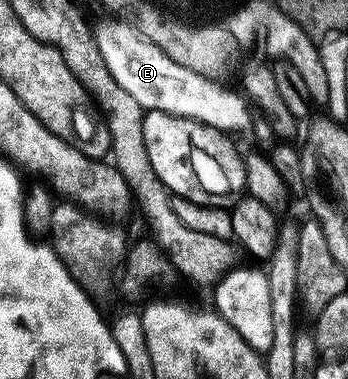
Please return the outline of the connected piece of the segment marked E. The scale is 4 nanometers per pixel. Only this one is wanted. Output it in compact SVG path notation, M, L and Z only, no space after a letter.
M103 17L98 24L94 24L92 33L114 80L128 90L145 111L168 112L228 133L237 133L241 125L245 125L245 119L253 119L248 100L241 93L240 96L227 91L216 80L201 77L199 73L178 65L144 38L134 24L127 31L111 31L111 17Z

